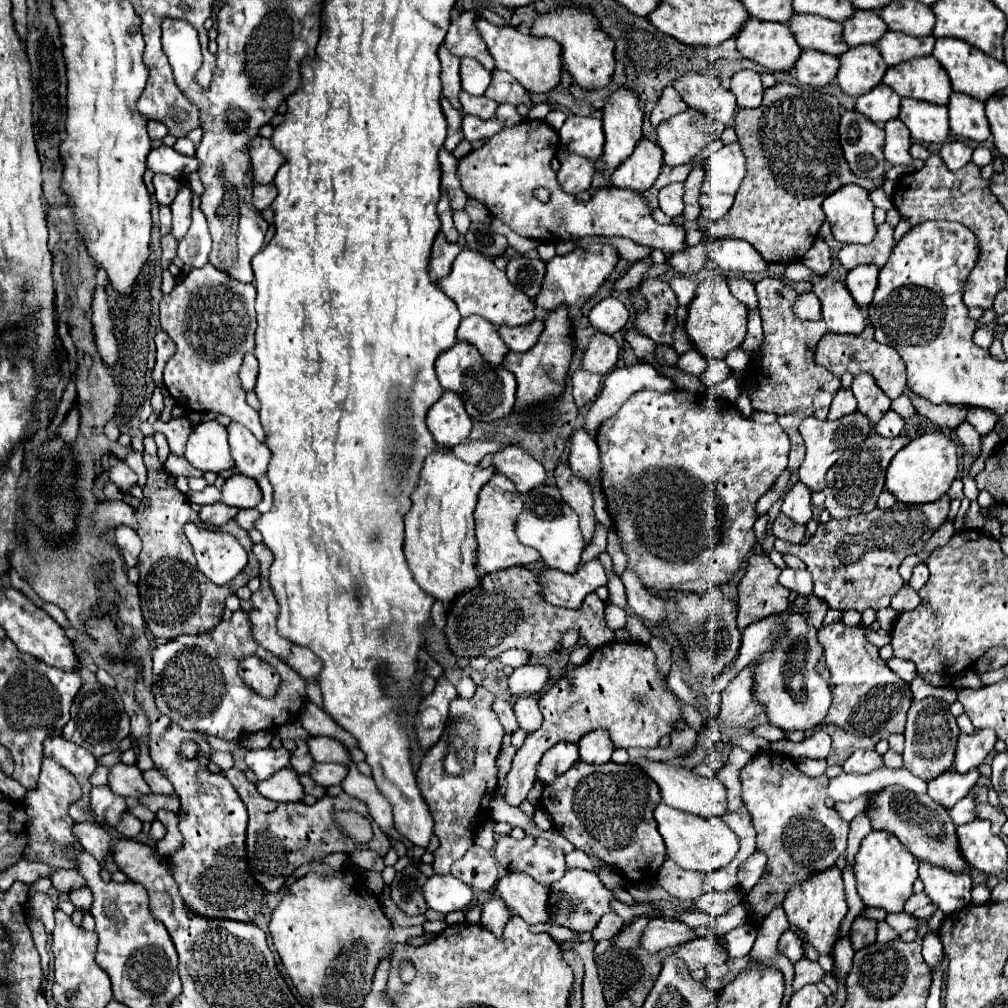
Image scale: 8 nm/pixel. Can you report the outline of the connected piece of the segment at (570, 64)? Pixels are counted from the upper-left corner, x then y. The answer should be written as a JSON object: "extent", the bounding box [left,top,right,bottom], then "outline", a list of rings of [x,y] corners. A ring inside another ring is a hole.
{"extent":[530,8,614,90],"outline":[[[556,8],[548,16],[538,16],[530,26],[532,36],[548,36],[560,42],[562,60],[572,78],[586,90],[608,86],[614,72],[614,42],[604,34],[602,24],[584,8]]]}

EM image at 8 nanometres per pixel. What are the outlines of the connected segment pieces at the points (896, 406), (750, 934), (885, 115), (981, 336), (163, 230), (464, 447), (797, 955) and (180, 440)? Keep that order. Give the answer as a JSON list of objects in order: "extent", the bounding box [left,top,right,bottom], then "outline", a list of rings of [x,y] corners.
[{"extent":[892,396,918,420],"outline":[[[898,396],[896,400],[892,400],[892,410],[898,414],[898,416],[902,416],[904,420],[908,420],[908,418],[912,418],[912,416],[916,416],[918,412],[916,412],[916,408],[914,408],[914,404],[912,404],[912,400],[908,398],[908,396]]]},{"extent":[724,926,756,958],"outline":[[[738,926],[730,932],[724,934],[724,944],[726,944],[726,950],[728,950],[728,956],[730,958],[736,958],[736,956],[744,956],[744,954],[750,954],[752,950],[752,944],[756,940],[756,928],[748,928],[748,926]]]},{"extent":[856,84,900,124],"outline":[[[878,84],[870,92],[858,96],[856,110],[876,124],[886,124],[900,114],[900,96],[886,84]]]},{"extent":[972,322,998,350],"outline":[[[992,322],[992,324],[988,324],[988,326],[978,328],[978,330],[974,332],[974,336],[972,336],[974,344],[976,344],[978,348],[988,350],[988,348],[990,348],[990,344],[992,344],[992,340],[994,340],[994,330],[992,330],[992,328],[996,328],[996,326],[998,326],[998,324],[996,324],[996,322]]]},{"extent":[160,206,172,236],"outline":[[[160,206],[160,234],[166,236],[172,230],[172,214],[168,206]]]},{"extent":[453,440,502,464],"outline":[[[478,440],[469,444],[459,444],[453,451],[459,459],[472,464],[480,462],[485,455],[498,452],[502,448],[502,444],[491,440]]]},{"extent":[778,930,804,964],"outline":[[[786,930],[780,940],[778,940],[778,950],[790,958],[792,964],[796,964],[796,960],[800,960],[804,956],[804,950],[802,950],[802,940],[792,932],[792,930]]]},{"extent":[154,418,192,457],"outline":[[[172,418],[166,424],[164,422],[156,422],[154,428],[156,428],[156,432],[162,432],[168,438],[172,454],[184,457],[186,440],[188,440],[188,436],[192,432],[192,426],[188,424],[186,418]]]}]

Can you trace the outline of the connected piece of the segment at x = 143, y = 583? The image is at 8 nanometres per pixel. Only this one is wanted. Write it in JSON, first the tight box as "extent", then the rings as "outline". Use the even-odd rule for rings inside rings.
{"extent":[136,470,236,640],"outline":[[[148,470],[148,482],[144,486],[144,500],[142,500],[140,508],[136,510],[136,518],[140,524],[138,536],[142,538],[142,554],[140,554],[140,562],[138,562],[138,568],[140,568],[138,588],[140,588],[142,612],[144,612],[146,624],[150,628],[150,632],[154,634],[154,638],[172,640],[182,634],[198,634],[198,632],[206,632],[212,626],[216,626],[222,620],[224,600],[236,592],[236,586],[234,586],[234,582],[230,582],[226,586],[212,584],[208,578],[202,576],[202,572],[198,572],[192,546],[190,546],[188,538],[184,536],[184,524],[193,522],[206,529],[224,532],[222,526],[215,527],[202,523],[198,513],[190,508],[188,498],[176,488],[174,476],[166,474],[164,470]]]}

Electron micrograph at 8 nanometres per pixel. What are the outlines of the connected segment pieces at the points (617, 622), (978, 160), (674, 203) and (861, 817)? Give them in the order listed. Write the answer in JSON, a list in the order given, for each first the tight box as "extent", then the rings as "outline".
[{"extent":[606,604,626,630],"outline":[[[606,604],[606,624],[608,624],[608,628],[612,628],[612,630],[618,630],[618,628],[624,628],[626,626],[626,610],[622,610],[622,608],[618,608],[618,606],[614,606],[614,604]]]},{"extent":[972,146,992,166],"outline":[[[980,146],[980,148],[976,148],[974,150],[974,154],[972,154],[972,162],[974,164],[978,164],[978,166],[986,166],[986,164],[990,164],[992,162],[992,152],[988,150],[988,148],[984,148],[984,146]]]},{"extent":[658,182,684,216],"outline":[[[680,182],[676,184],[668,184],[660,190],[658,194],[658,200],[660,200],[660,210],[668,216],[680,216],[682,210],[684,210],[684,202],[682,202],[682,194],[684,194],[684,188]]]},{"extent":[846,812,872,862],"outline":[[[862,812],[858,814],[852,822],[850,822],[850,834],[848,834],[848,850],[846,850],[846,860],[848,862],[854,862],[854,856],[860,848],[860,842],[872,832],[870,828],[870,820],[868,820],[868,814]]]}]

